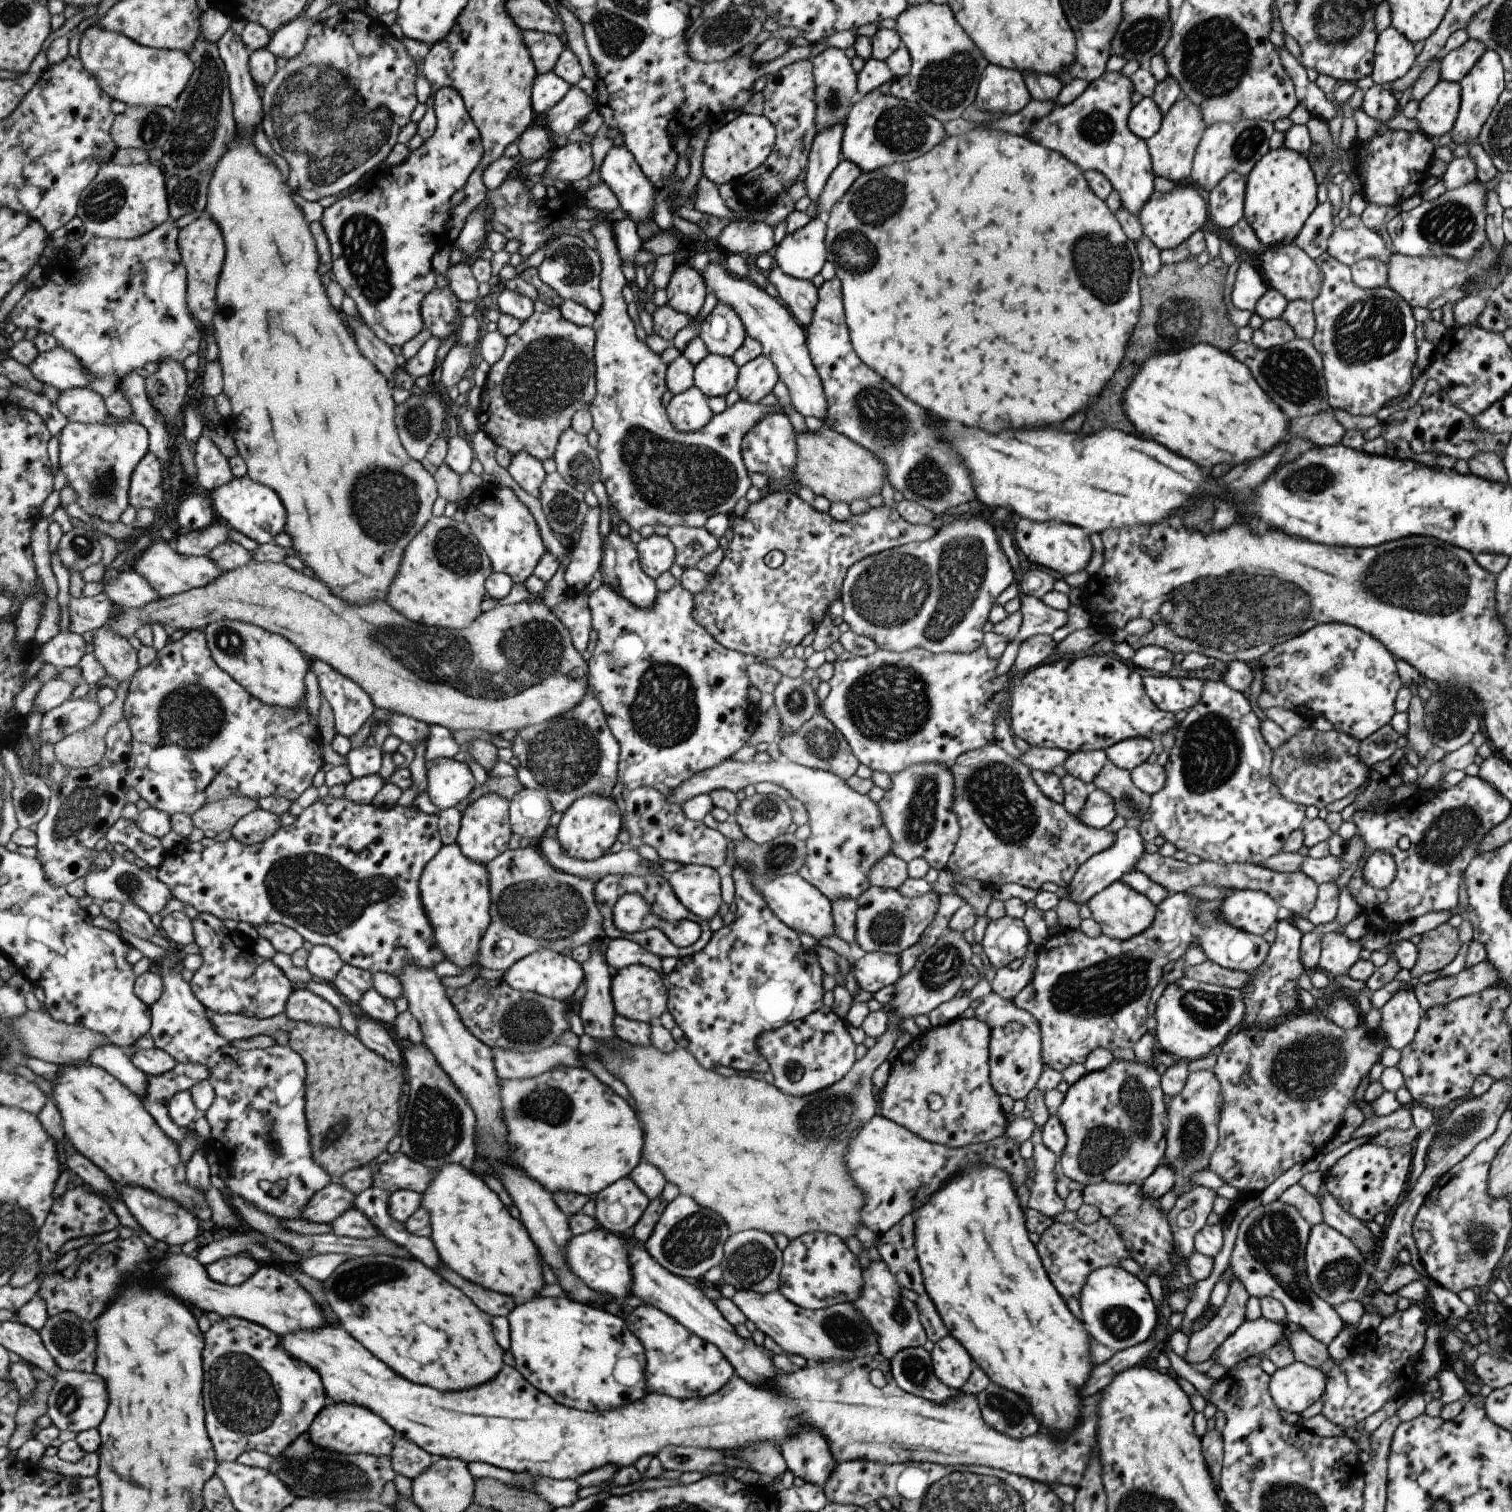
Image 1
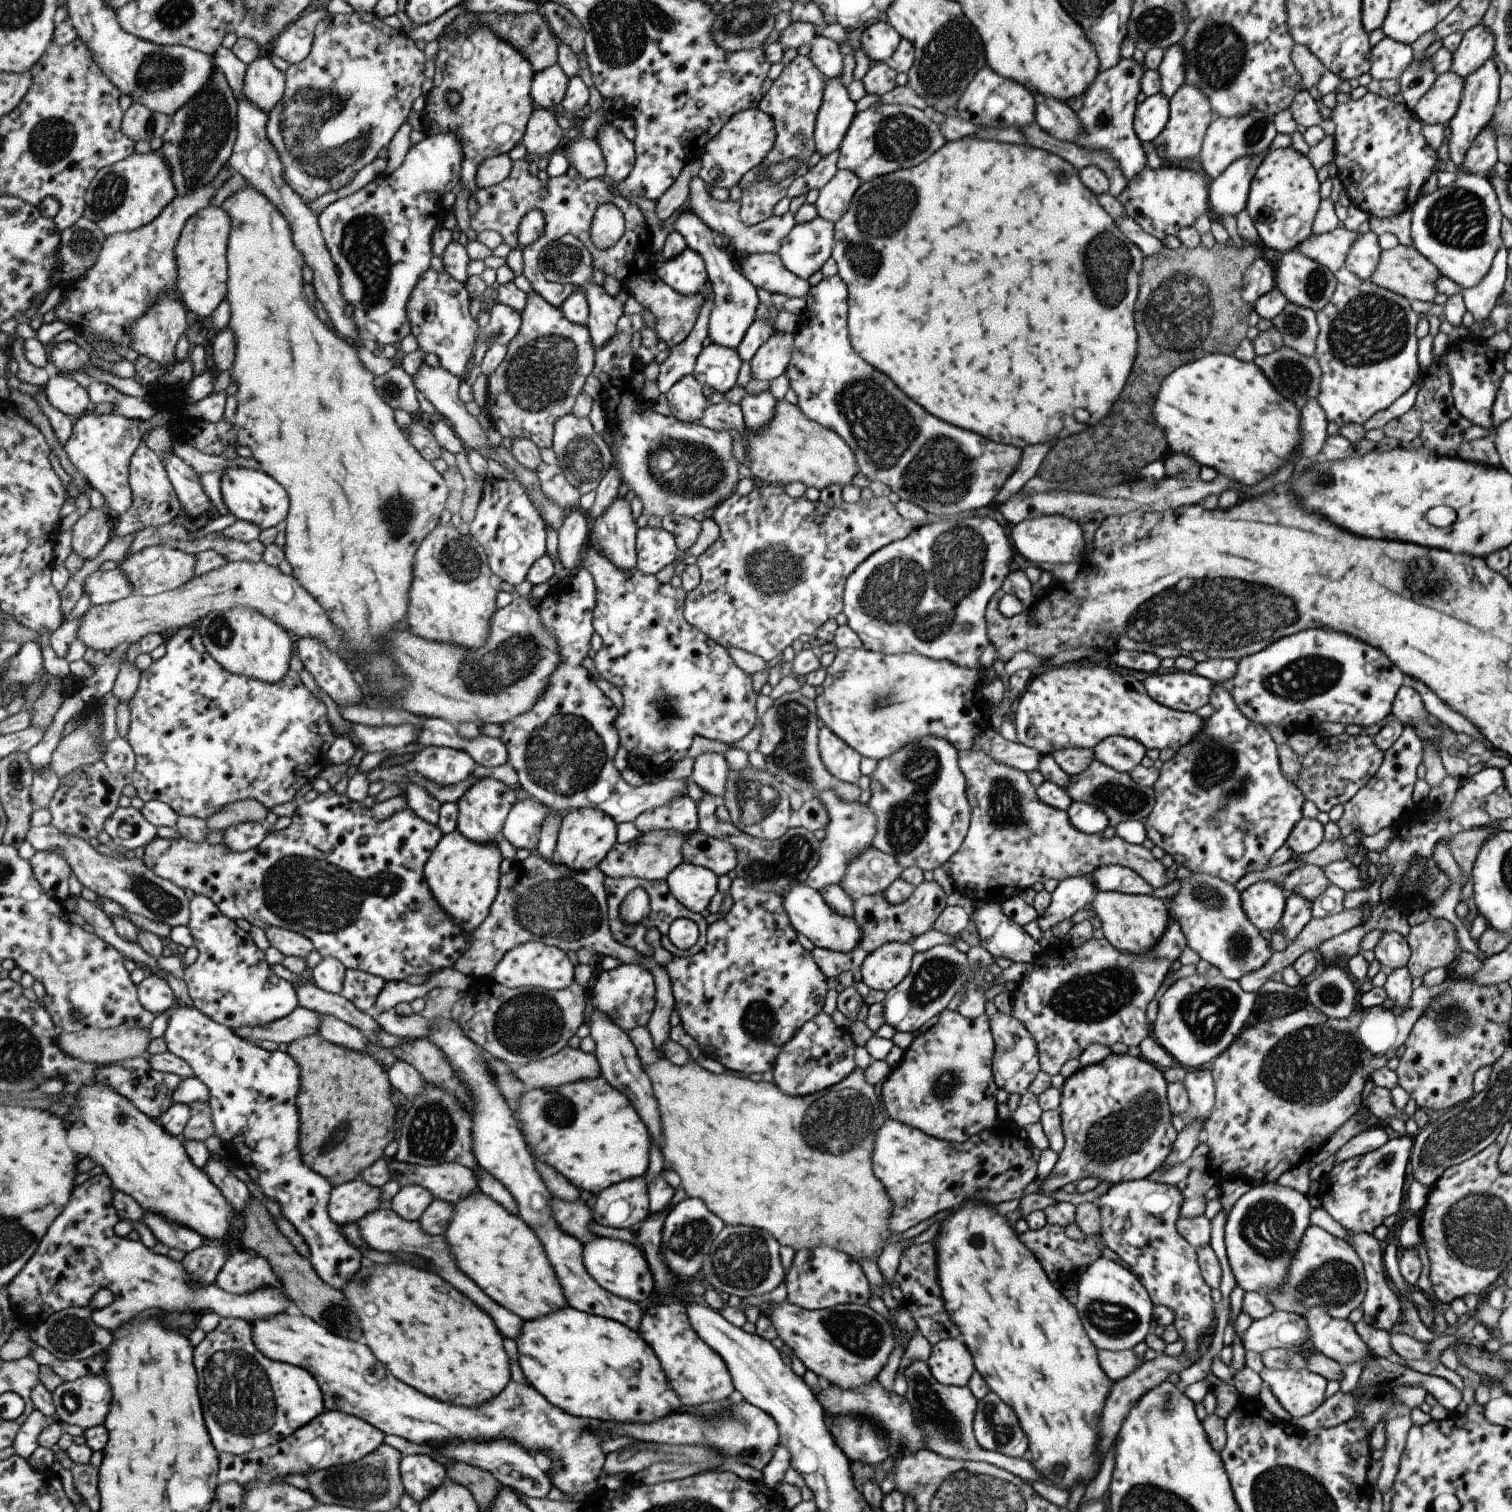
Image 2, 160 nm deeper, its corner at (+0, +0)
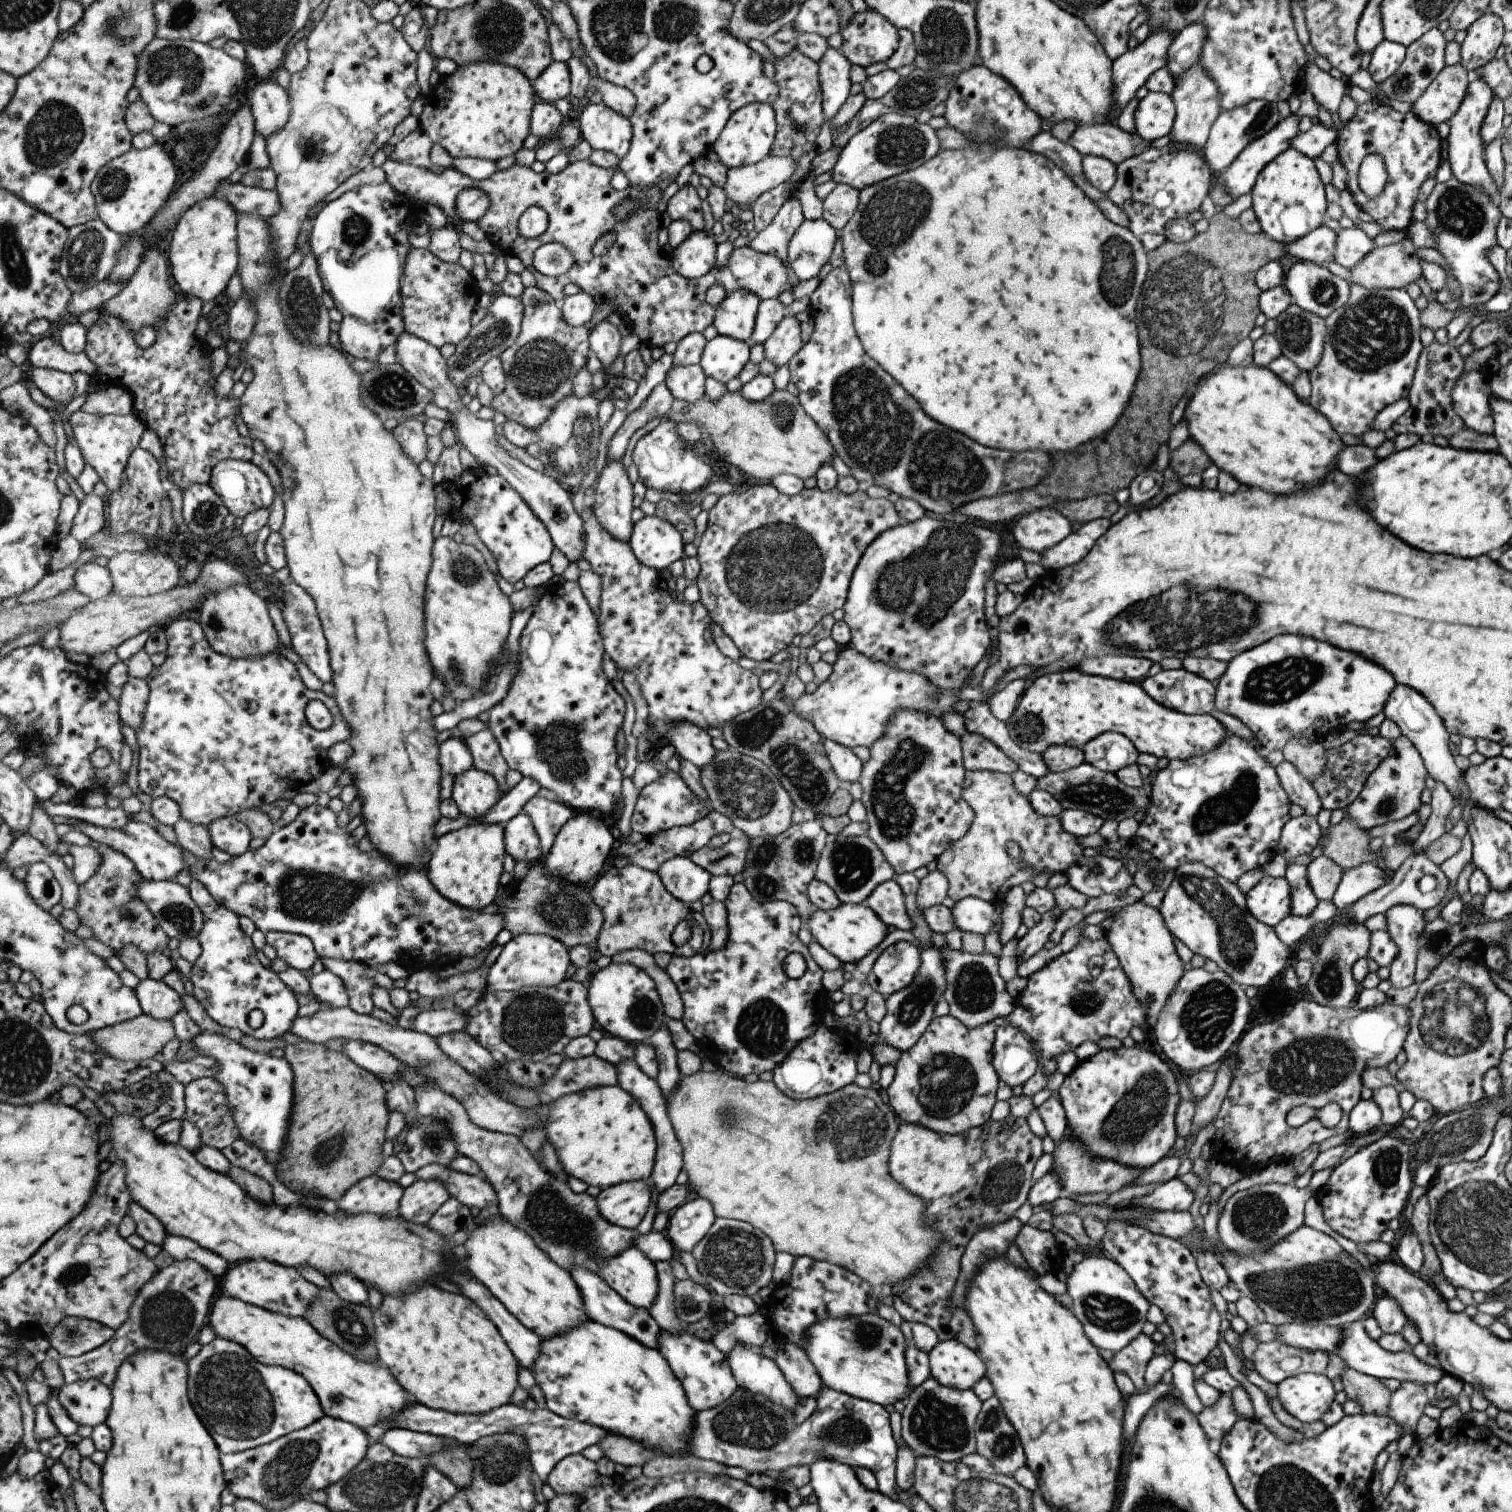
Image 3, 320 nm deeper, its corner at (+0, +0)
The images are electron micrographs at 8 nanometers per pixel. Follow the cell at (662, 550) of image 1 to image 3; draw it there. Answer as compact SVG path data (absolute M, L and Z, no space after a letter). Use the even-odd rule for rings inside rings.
M643 515L634 522L628 543L642 565L657 571L669 568L684 554L681 533L657 515Z

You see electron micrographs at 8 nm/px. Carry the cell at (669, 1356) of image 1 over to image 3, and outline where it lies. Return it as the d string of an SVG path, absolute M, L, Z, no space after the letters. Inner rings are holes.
M660 1330L657 1346L656 1349L665 1356L671 1372L681 1383L689 1406L695 1408L697 1412L716 1407L735 1392L737 1383L729 1368L728 1360L711 1341L699 1340L684 1330L678 1335Z

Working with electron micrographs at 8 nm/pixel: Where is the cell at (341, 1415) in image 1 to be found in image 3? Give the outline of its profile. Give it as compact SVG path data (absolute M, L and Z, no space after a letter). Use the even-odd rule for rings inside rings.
M326 1414L311 1426L290 1432L269 1444L245 1452L224 1454L222 1464L228 1488L236 1499L254 1500L266 1506L269 1511L283 1510L301 1500L305 1494L326 1490L327 1487L339 1483L345 1476L351 1475L368 1455L371 1444L369 1436L360 1427Z

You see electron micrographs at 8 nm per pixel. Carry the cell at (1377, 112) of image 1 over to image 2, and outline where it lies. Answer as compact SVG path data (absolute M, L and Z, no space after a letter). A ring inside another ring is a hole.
M1369 91L1357 100L1337 103L1330 111L1330 119L1335 123L1332 161L1337 168L1336 177L1351 204L1377 218L1391 218L1407 208L1411 209L1420 195L1419 189L1434 172L1436 160L1436 151L1429 146L1421 132L1420 120L1403 103L1385 100Z

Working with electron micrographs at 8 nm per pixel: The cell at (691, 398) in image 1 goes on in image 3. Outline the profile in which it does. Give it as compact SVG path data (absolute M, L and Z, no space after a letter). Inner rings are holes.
M699 364L671 365L665 374L663 384L673 399L694 403L704 394L705 377Z

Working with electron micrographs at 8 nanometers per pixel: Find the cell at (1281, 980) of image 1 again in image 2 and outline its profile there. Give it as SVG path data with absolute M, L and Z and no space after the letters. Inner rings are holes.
M1297 893L1286 895L1284 909L1278 924L1282 928L1281 936L1287 942L1291 942L1312 917L1310 906L1311 902Z

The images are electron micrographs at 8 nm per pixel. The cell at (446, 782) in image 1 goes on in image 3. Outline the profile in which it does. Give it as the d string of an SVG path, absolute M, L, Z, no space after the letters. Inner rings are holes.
M455 735L440 746L440 763L443 774L463 774L474 767L474 756L465 739Z

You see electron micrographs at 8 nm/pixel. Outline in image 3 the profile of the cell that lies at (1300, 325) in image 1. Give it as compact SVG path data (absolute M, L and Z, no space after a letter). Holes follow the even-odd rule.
M1295 304L1289 305L1274 319L1274 335L1281 347L1281 355L1293 361L1300 371L1312 371L1324 347L1324 319Z

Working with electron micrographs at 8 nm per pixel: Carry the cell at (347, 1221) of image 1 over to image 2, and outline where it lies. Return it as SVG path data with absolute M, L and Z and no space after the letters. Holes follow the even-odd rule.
M386 1205L379 1211L372 1212L371 1215L367 1215L357 1225L360 1229L361 1237L370 1248L389 1253L407 1252L407 1254L415 1254L431 1263L437 1274L449 1281L459 1292L465 1293L465 1296L476 1302L477 1306L481 1307L481 1310L492 1316L496 1321L496 1325L507 1339L517 1340L520 1331L523 1330L524 1320L518 1314L511 1312L502 1304L493 1300L469 1275L466 1275L459 1268L452 1246L445 1235L432 1235L425 1232L419 1221L408 1221L406 1218L398 1215L389 1205Z

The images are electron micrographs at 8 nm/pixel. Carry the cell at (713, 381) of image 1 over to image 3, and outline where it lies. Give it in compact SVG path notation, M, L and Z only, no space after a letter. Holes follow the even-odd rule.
M716 335L705 343L699 366L705 376L725 384L737 376L749 358L750 344L723 335Z

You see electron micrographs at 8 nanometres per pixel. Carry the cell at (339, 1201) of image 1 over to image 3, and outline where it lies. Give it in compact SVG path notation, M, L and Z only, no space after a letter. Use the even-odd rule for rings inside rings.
M373 1175L352 1186L336 1204L338 1209L349 1214L395 1216L399 1213L404 1192L404 1186L398 1182Z

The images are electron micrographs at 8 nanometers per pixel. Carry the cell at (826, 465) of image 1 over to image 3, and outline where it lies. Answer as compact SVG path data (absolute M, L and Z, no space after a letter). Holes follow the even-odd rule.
M774 389L762 401L746 399L740 391L726 391L718 400L711 401L707 395L701 395L694 403L686 403L682 400L672 399L669 412L669 420L677 422L694 422L700 432L710 436L719 456L722 456L729 464L737 466L741 474L747 474L751 482L769 482L777 474L793 474L801 480L814 476L821 463L831 465L831 456L835 455L829 439L822 430L811 420L811 417L803 410L798 398L787 393L786 389Z

